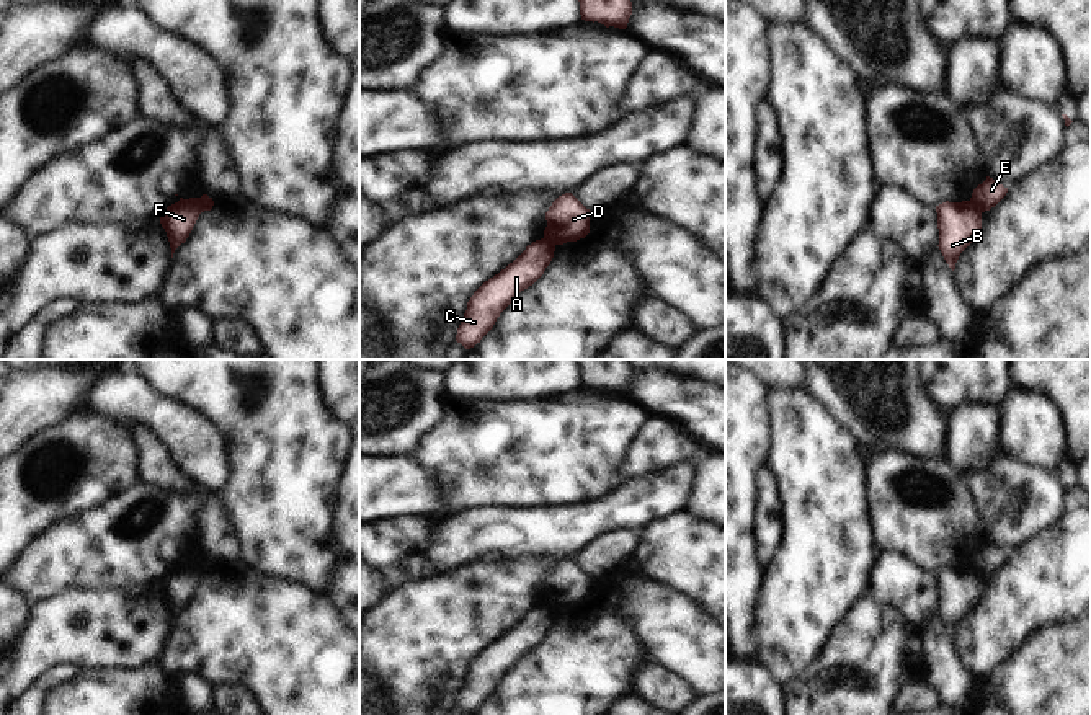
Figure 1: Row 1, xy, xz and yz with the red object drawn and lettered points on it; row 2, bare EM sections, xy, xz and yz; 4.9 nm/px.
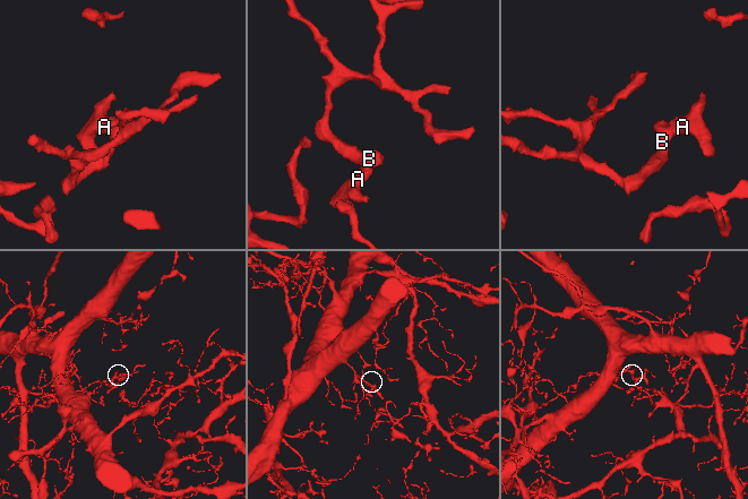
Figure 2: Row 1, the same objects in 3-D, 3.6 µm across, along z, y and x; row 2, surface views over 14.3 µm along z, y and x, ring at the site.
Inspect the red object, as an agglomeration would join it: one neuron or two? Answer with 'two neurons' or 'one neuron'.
two neurons

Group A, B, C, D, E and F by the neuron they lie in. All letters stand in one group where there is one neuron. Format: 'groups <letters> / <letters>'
groups A C E / B D F

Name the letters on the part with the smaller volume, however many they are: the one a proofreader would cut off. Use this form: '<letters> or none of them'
A, C, E

